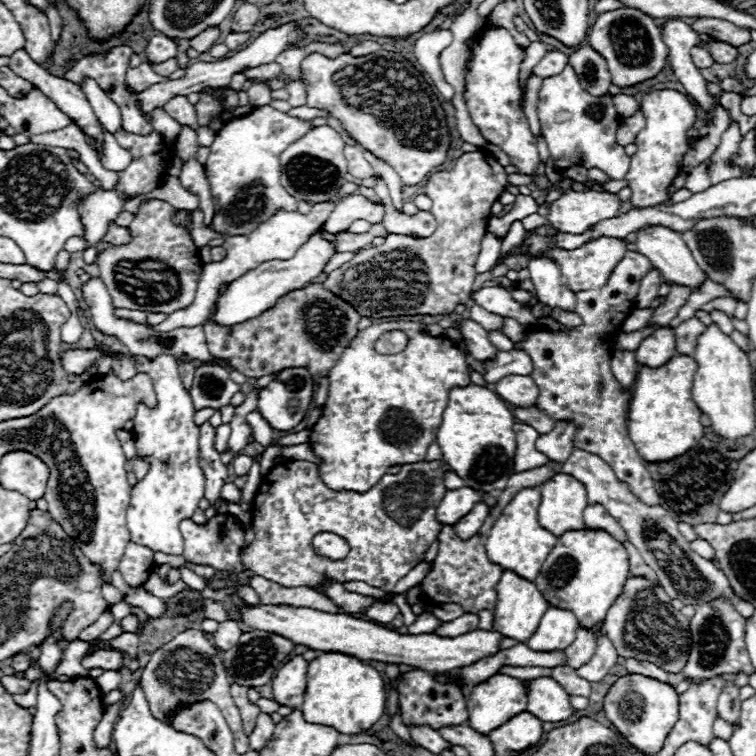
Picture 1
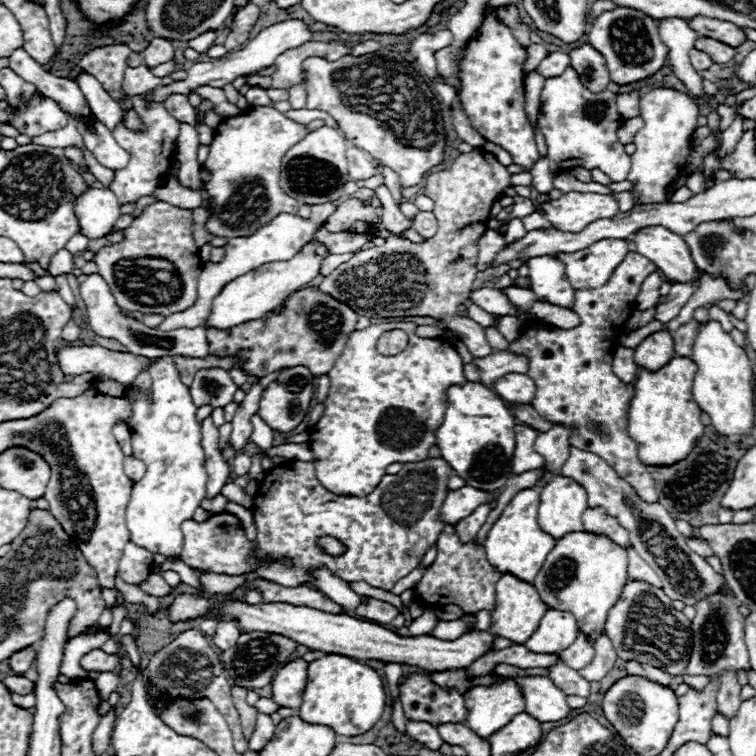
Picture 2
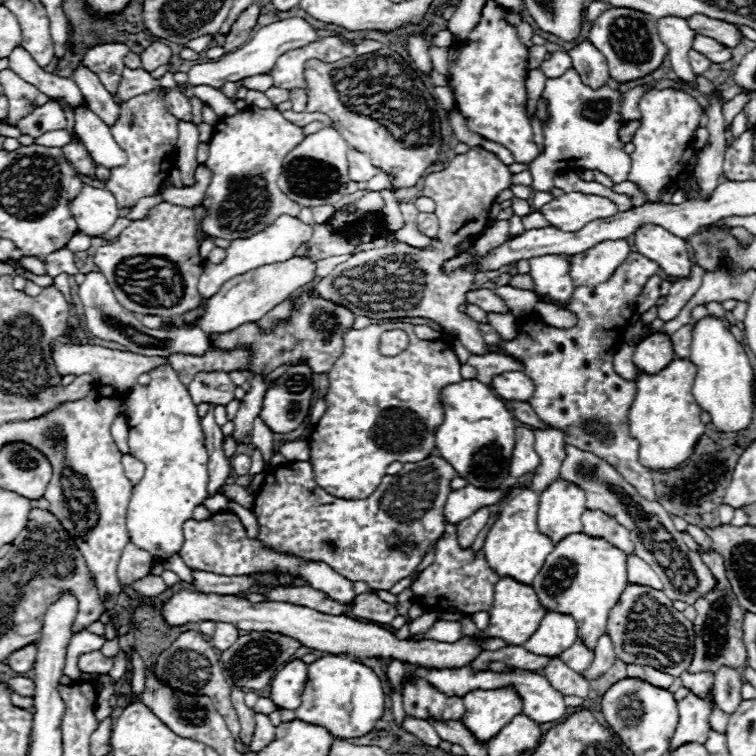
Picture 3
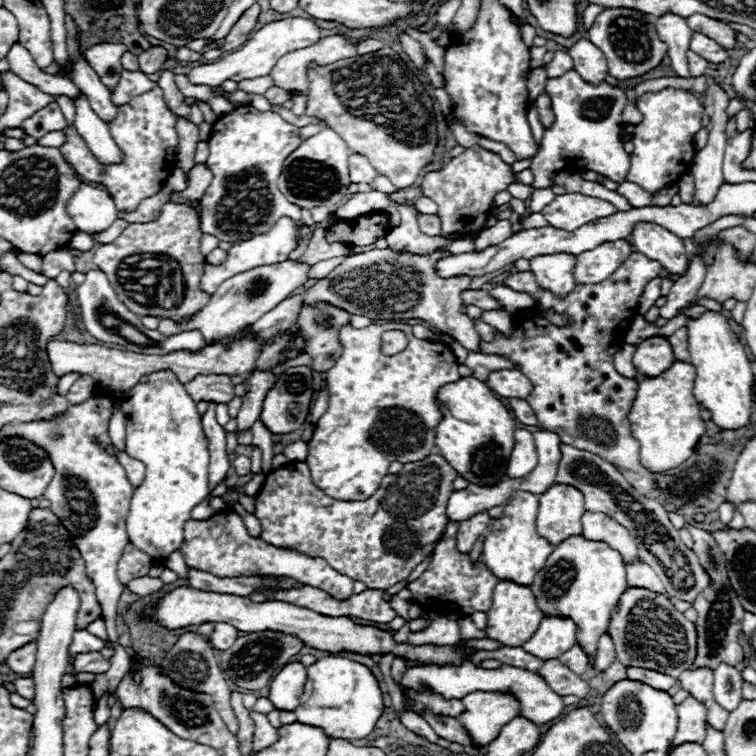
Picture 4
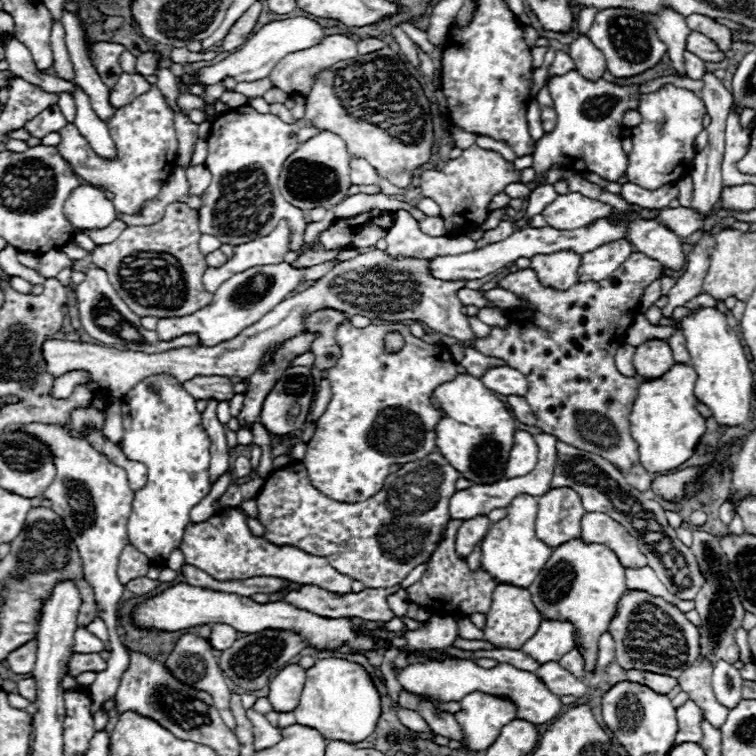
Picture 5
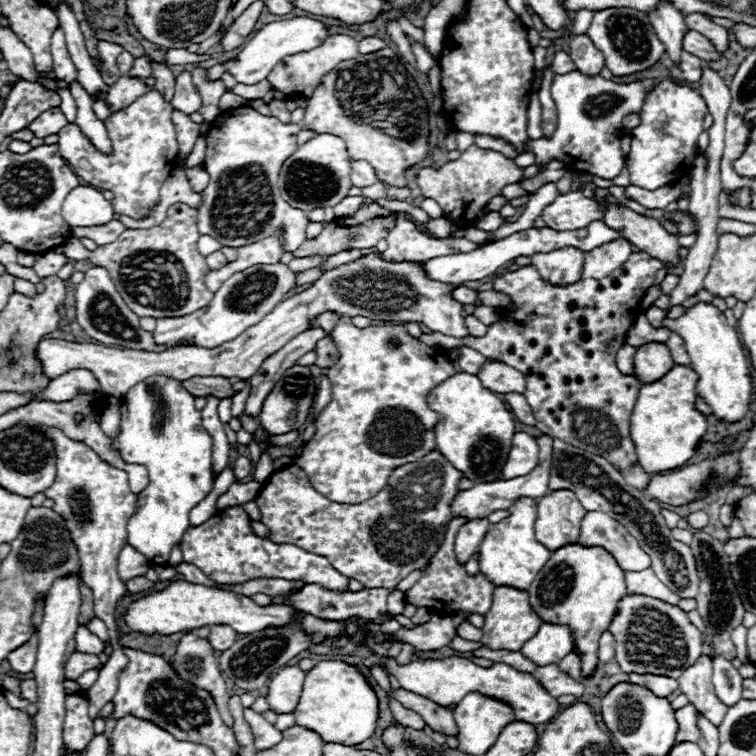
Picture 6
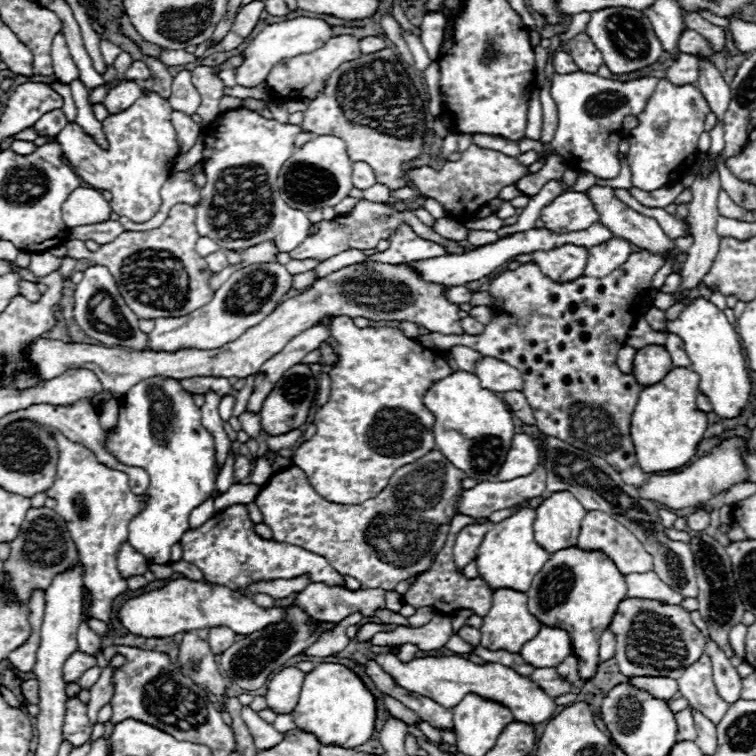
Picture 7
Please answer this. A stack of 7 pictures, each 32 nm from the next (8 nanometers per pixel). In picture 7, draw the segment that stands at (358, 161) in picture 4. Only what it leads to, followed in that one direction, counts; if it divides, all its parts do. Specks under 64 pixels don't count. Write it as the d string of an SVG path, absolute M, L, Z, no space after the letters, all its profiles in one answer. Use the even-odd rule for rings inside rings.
M354 162L352 164L352 184L360 190L370 188L372 184L376 184L374 170L366 162Z

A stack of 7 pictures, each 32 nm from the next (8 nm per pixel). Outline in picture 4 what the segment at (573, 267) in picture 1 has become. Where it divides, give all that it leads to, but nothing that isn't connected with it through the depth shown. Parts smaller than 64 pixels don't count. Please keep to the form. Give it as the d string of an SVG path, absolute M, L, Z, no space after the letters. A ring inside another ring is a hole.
M626 240L606 242L576 256L574 280L576 284L600 284L610 278L610 274L628 258L630 244Z

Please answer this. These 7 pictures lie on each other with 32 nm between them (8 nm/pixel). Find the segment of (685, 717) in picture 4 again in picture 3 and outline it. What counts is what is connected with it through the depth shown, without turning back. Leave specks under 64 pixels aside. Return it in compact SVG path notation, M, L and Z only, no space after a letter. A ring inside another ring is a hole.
M712 688L706 698L700 698L692 692L688 692L686 698L678 702L678 726L670 740L670 752L682 746L684 742L700 742L704 744L710 732L710 714L714 710L714 696Z

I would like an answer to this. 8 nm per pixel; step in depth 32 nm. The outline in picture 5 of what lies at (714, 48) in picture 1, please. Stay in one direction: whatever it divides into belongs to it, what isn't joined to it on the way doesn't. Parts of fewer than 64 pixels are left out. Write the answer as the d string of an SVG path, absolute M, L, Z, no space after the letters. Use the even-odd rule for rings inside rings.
M694 32L692 36L688 36L688 50L704 58L706 62L722 62L726 58L726 54L716 46L716 42L712 42L700 32Z

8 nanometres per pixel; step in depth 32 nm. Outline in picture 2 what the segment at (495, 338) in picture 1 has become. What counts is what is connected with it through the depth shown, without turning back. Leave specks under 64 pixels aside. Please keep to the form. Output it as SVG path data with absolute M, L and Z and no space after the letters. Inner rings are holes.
M486 328L486 338L494 350L506 350L510 346L510 342L496 328Z

